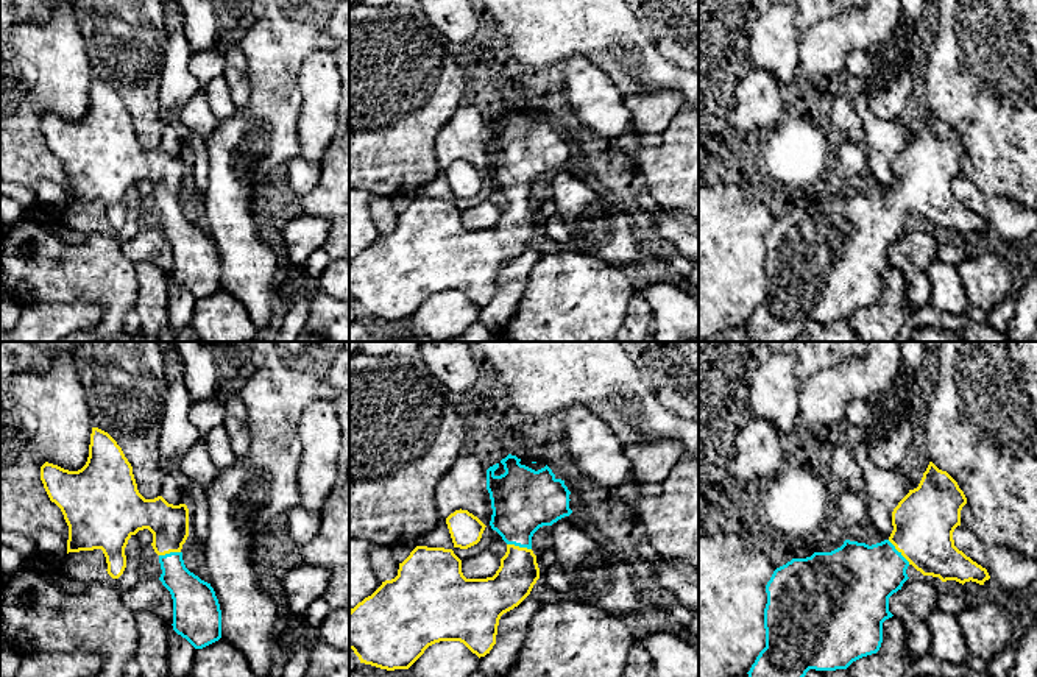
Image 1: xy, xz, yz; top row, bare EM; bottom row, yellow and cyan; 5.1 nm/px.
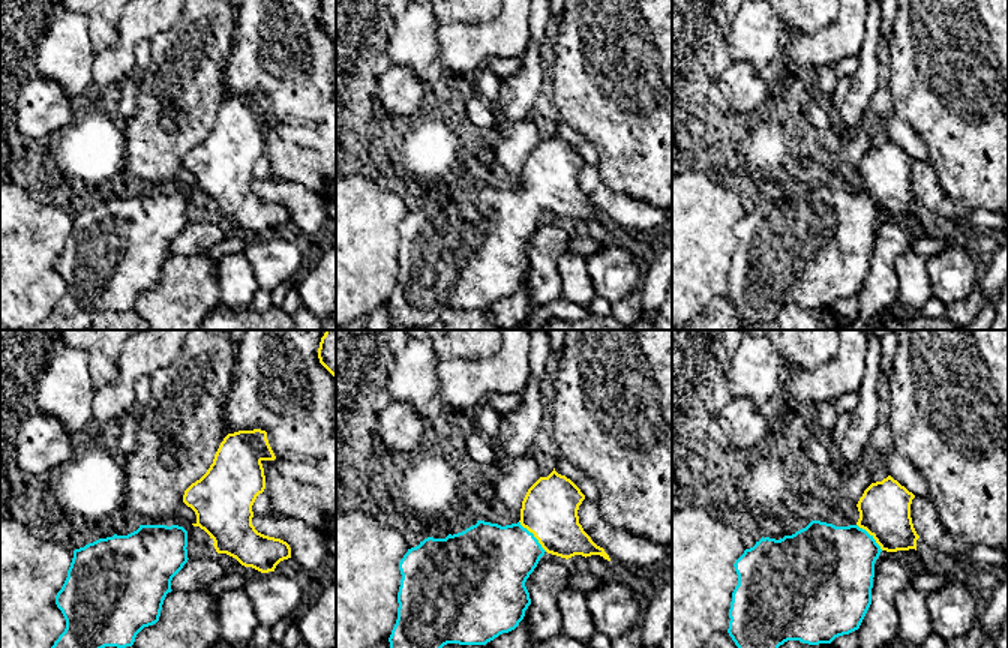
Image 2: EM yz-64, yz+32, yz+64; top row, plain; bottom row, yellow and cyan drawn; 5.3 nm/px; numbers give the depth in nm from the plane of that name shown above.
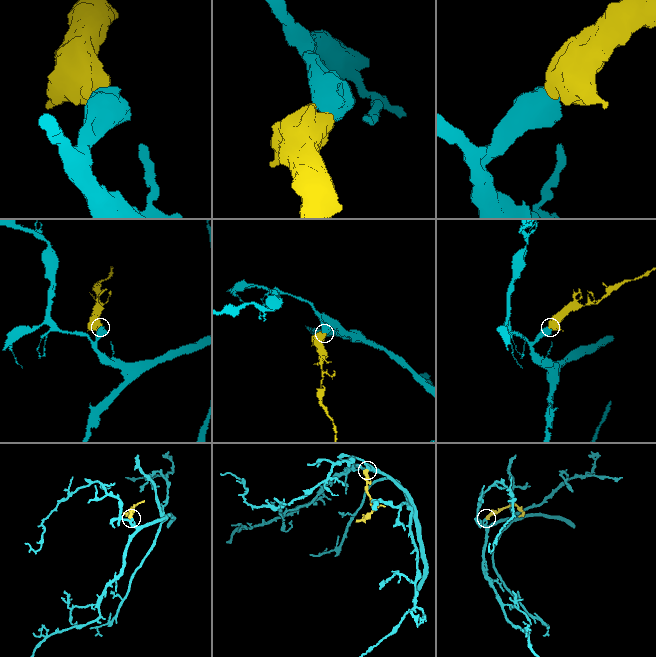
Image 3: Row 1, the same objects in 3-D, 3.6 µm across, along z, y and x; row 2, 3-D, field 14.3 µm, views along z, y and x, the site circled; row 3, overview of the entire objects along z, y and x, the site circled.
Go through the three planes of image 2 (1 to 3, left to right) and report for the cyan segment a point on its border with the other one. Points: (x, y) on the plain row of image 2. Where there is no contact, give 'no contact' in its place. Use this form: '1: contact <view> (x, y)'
1: no contact
2: contact yz+32 (534, 200)
3: contact yz+64 (870, 198)

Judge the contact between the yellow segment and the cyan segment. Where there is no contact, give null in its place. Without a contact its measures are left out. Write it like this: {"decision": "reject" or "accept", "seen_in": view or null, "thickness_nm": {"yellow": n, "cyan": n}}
{"decision": "accept", "seen_in": "yz", "thickness_nm": {"yellow": 320, "cyan": 360}}

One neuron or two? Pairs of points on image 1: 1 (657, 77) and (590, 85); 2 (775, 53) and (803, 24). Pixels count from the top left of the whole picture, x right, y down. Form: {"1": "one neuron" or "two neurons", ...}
{"1": "two neurons", "2": "two neurons"}

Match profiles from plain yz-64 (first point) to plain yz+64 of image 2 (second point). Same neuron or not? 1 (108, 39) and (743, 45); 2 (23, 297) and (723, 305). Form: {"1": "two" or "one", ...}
{"1": "two", "2": "two"}

